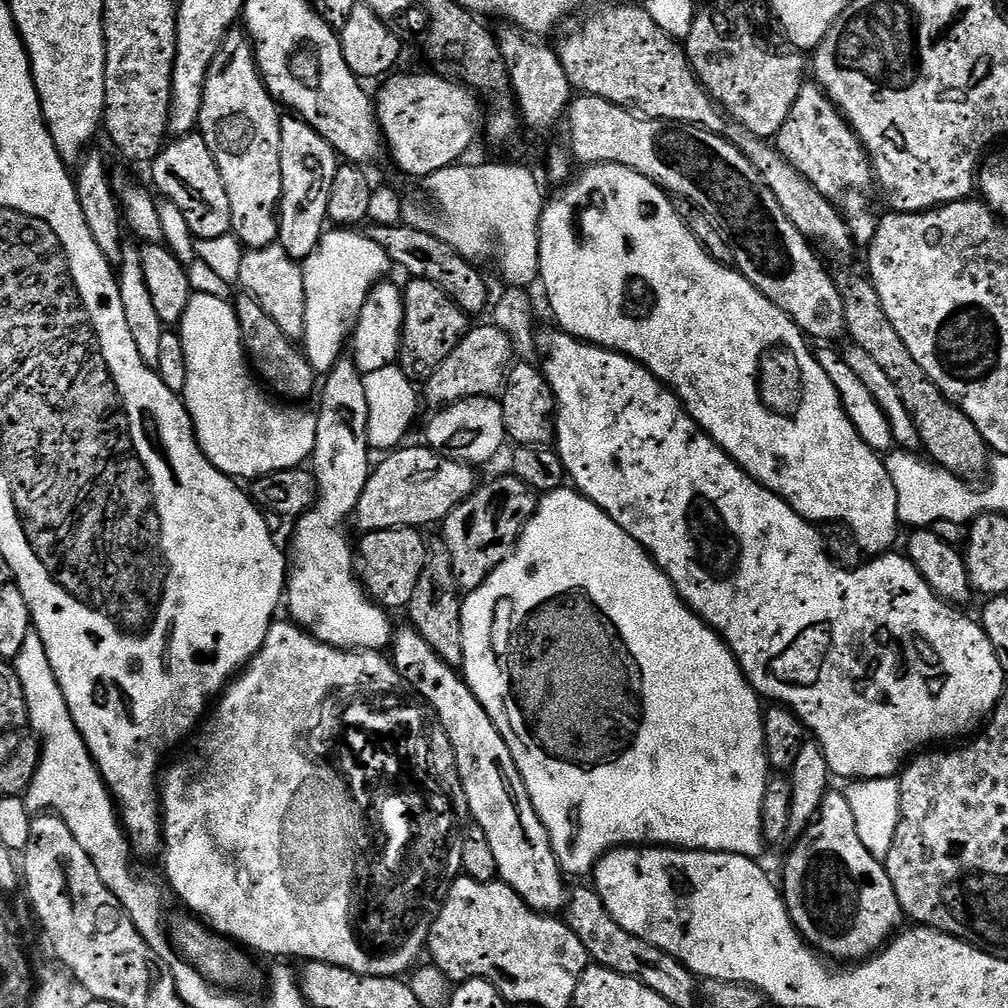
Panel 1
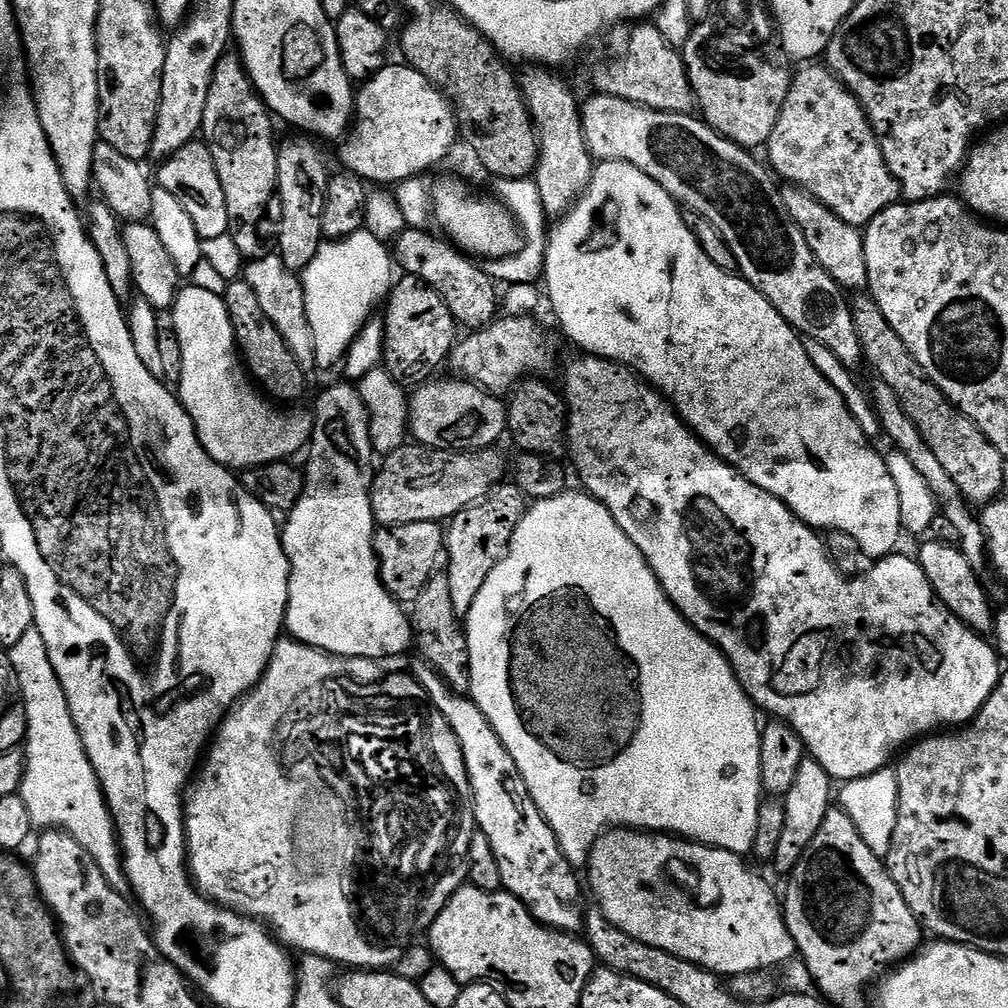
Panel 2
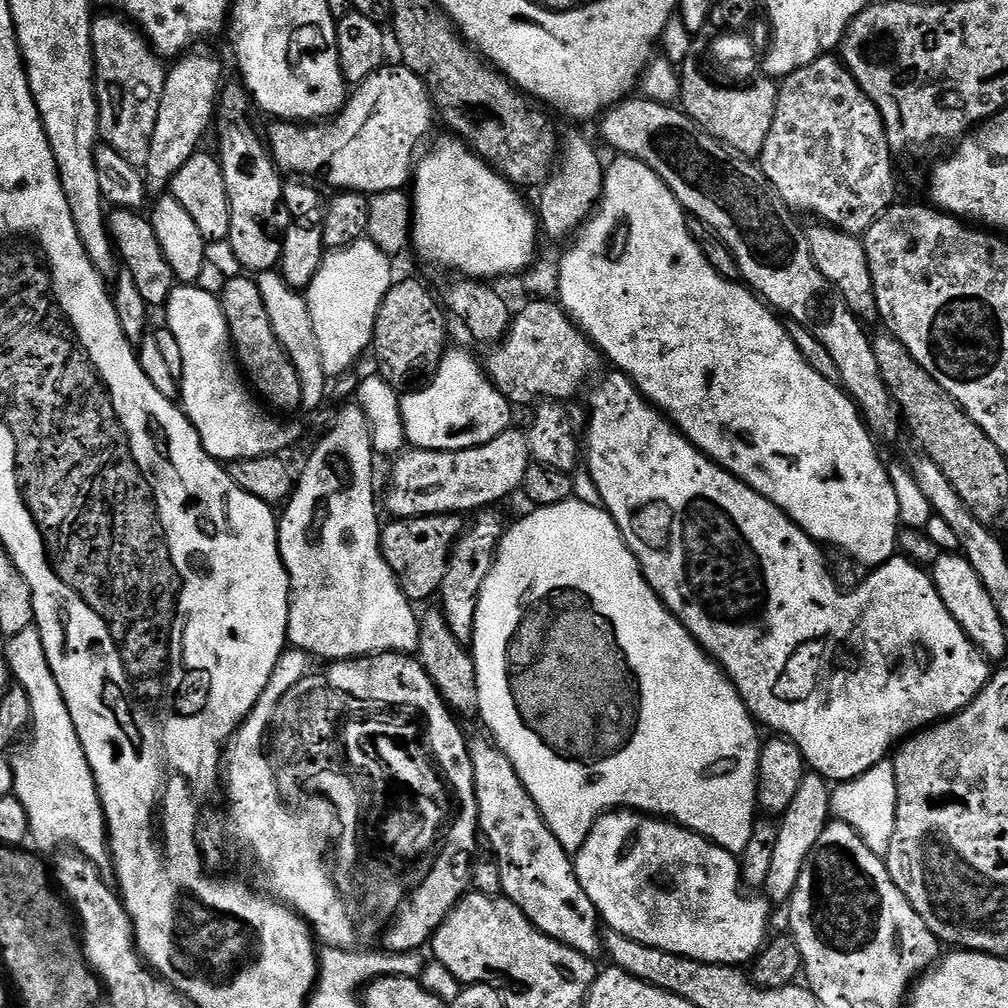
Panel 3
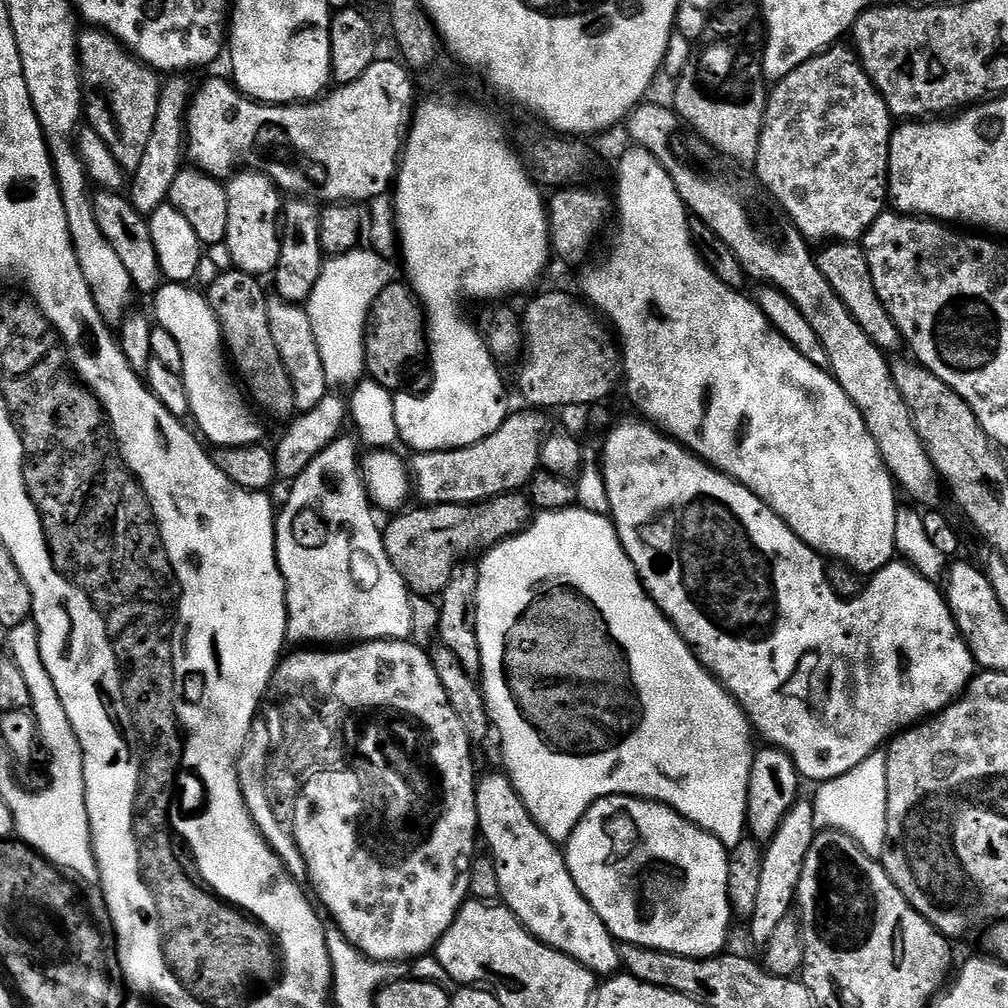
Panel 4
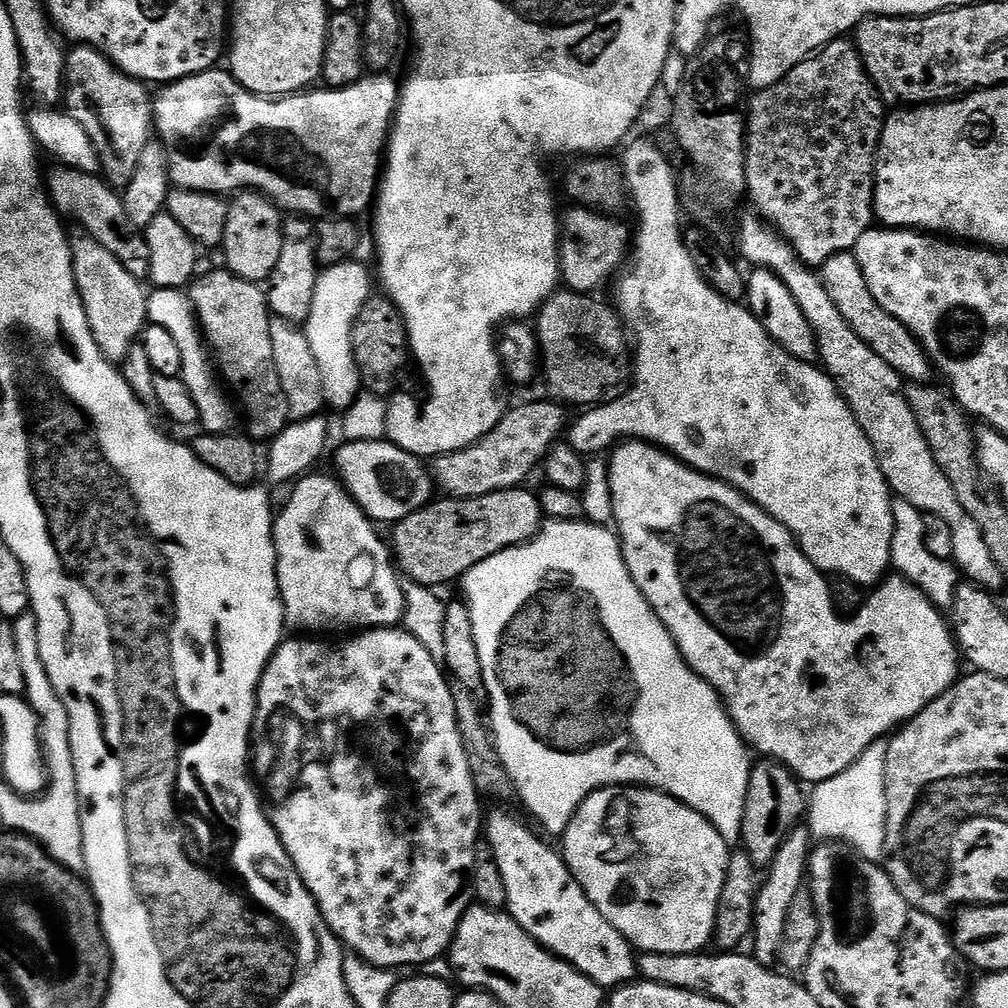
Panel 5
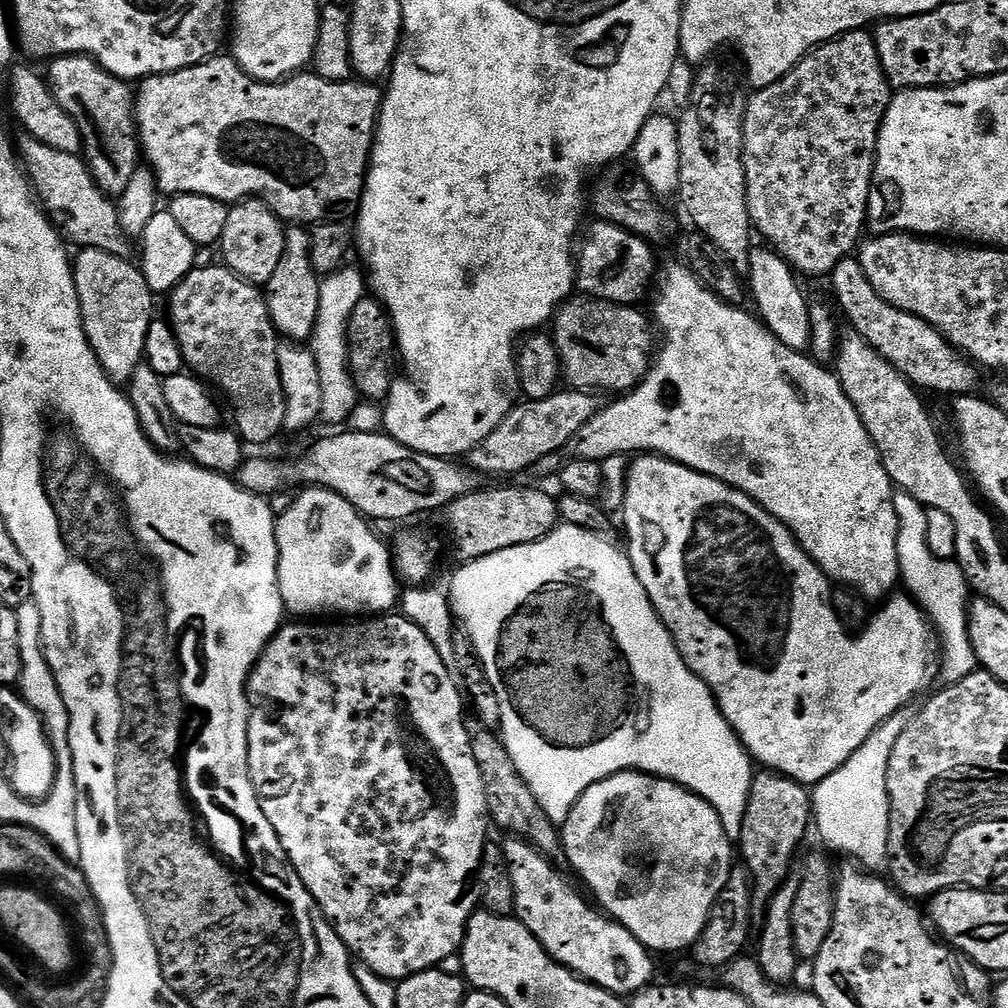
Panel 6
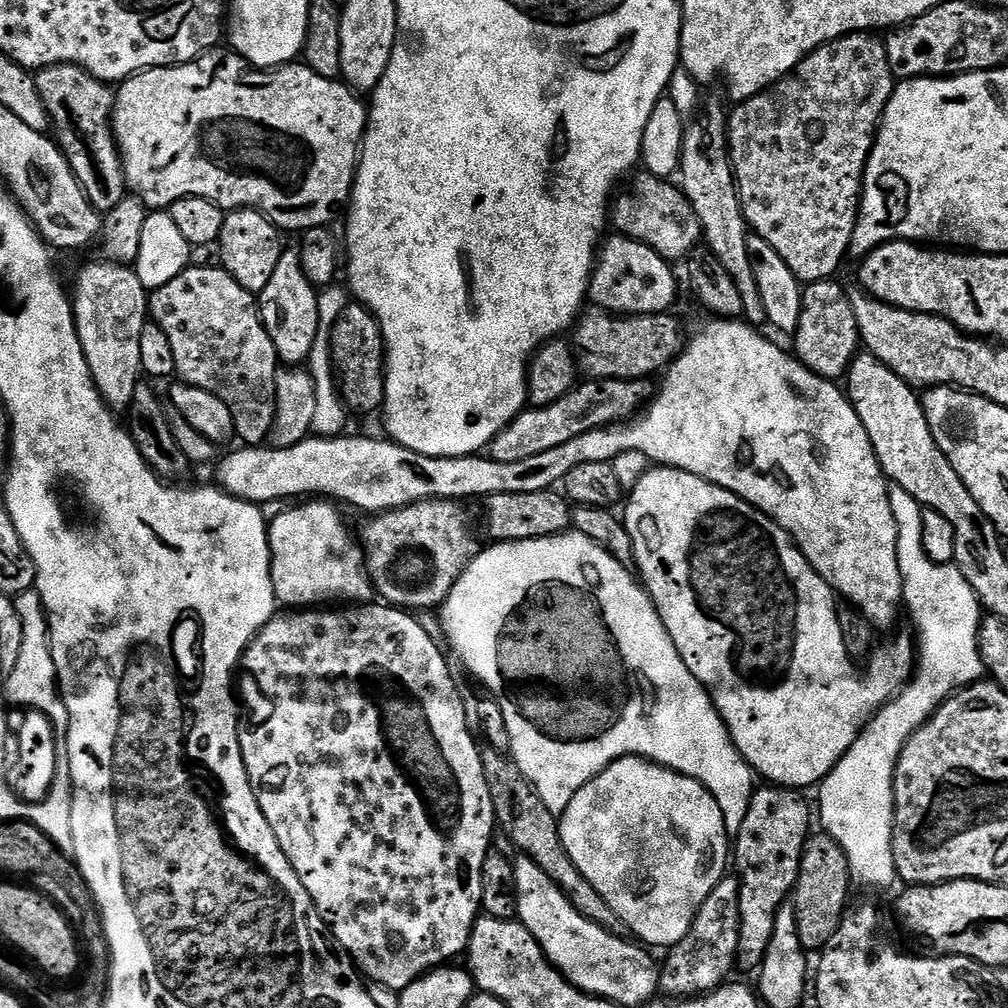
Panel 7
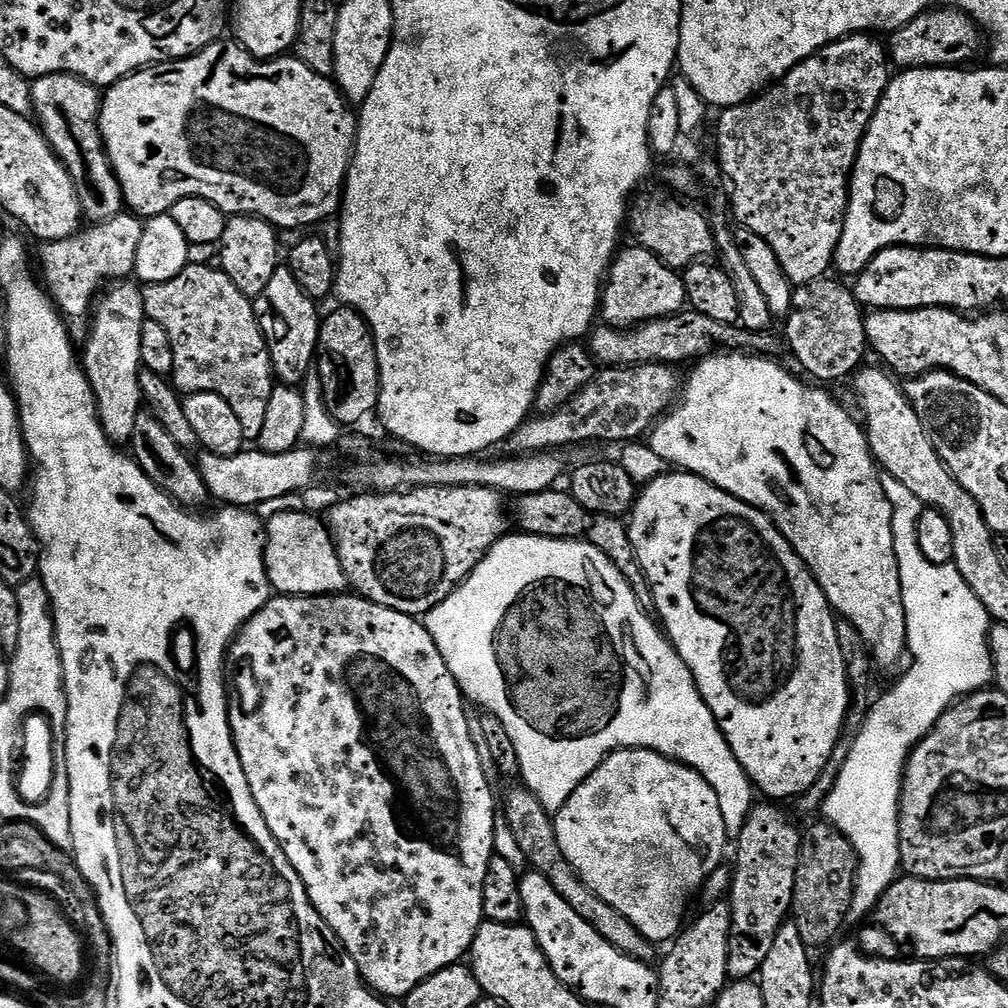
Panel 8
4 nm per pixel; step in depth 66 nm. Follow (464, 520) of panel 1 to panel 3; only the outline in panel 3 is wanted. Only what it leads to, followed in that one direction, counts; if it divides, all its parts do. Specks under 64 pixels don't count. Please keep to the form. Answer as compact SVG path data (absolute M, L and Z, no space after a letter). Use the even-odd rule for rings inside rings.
M500 510L477 511L471 517L473 528L465 527L456 537L438 593L438 607L450 626L450 634L454 634L454 638L465 646L472 643L480 591L492 569L492 563L496 560L496 549L499 548L500 539L506 531L504 516L496 511Z

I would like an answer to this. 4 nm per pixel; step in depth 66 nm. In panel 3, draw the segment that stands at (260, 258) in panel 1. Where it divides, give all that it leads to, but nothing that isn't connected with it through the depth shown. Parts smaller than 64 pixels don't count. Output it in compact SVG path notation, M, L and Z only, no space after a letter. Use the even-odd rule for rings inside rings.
M279 271L261 272L255 277L258 290L262 290L262 302L266 302L266 314L270 314L270 326L274 326L274 334L283 346L284 353L294 362L294 370L298 374L298 382L302 386L301 405L306 409L316 408L329 395L330 376L324 372L322 353L318 350L316 337L316 321L310 318L308 301L297 289L290 287Z

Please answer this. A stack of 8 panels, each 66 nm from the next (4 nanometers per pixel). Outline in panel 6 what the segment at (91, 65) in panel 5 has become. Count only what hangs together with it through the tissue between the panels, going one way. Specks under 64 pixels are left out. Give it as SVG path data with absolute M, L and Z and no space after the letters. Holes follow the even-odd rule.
M57 56L46 71L46 79L52 89L58 106L62 106L65 116L72 117L80 127L82 156L92 171L97 186L109 198L119 198L130 186L136 169L142 160L142 149L138 143L138 129L134 119L134 92L129 81L119 80L101 68L91 56Z

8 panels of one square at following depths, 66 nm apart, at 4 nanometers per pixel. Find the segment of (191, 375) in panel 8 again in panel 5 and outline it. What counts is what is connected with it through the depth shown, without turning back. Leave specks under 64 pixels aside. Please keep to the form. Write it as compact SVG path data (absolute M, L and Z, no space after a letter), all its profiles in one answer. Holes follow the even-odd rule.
M227 270L208 272L202 276L191 285L190 295L203 339L214 357L218 372L220 367L222 380L224 375L223 383L240 388L240 400L252 423L252 439L257 442L271 441L274 434L289 425L292 406L274 362L274 316L269 309L265 289L259 283L243 280Z

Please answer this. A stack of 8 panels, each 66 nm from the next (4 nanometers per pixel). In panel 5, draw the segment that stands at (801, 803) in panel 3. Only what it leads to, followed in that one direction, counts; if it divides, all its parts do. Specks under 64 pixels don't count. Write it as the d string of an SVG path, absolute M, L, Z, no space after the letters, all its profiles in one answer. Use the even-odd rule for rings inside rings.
M797 826L784 837L780 844L778 854L767 865L766 875L763 877L760 890L756 893L756 917L752 923L750 937L751 955L756 957L759 964L769 966L777 963L780 955L780 944L786 934L786 914L794 902L794 898L801 895L803 886L808 876L808 857L812 855L814 840L808 837L804 826ZM768 872L768 876L767 876Z

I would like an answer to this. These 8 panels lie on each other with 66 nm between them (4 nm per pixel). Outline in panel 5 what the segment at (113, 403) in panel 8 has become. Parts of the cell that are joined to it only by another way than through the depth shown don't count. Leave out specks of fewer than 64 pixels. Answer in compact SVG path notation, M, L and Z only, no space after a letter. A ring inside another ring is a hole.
M87 234L71 241L72 265L74 278L84 302L84 309L92 327L96 341L102 351L113 362L123 361L133 344L141 339L142 333L149 323L148 293L141 280L134 278L106 246L102 246L96 239Z

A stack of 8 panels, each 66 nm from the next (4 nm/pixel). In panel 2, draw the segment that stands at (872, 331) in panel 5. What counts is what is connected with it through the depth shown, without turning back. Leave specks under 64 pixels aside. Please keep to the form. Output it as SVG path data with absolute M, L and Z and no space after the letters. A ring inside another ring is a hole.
M781 187L780 201L788 209L788 217L796 223L798 230L802 230L802 238L806 238L806 246L810 246L822 270L826 270L826 274L830 274L830 278L834 278L834 282L849 293L856 294L867 289L868 275L863 231L842 222L838 214L822 206L822 202L818 202L810 193L803 192L798 187Z

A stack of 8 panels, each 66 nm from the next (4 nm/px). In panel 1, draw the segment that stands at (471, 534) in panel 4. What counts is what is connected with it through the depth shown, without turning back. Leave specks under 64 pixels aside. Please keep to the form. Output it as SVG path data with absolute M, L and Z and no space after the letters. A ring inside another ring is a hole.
M391 528L363 533L358 540L358 572L366 585L366 591L377 604L385 609L407 609L410 598L414 598L414 586L422 578L426 559L426 540L414 528Z

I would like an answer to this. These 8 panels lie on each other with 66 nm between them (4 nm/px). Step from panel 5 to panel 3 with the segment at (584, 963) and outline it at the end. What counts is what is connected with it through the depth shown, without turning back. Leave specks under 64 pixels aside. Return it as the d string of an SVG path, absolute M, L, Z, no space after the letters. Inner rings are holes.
M488 738L485 740L469 739L468 753L474 770L474 790L480 815L479 831L482 833L483 839L484 836L488 839L488 844L492 847L493 852L491 855L494 857L496 865L500 867L503 895L507 899L513 900L518 906L518 910L522 910L522 914L526 914L528 921L542 934L578 950L583 956L596 958L596 955L601 955L602 924L597 917L594 902L590 902L590 898L586 898L586 890L582 890L576 877L573 857L558 842L558 838L554 838L554 834L546 826L534 798L530 798L526 786L518 778L510 758L506 758L503 750L497 748L495 743Z

